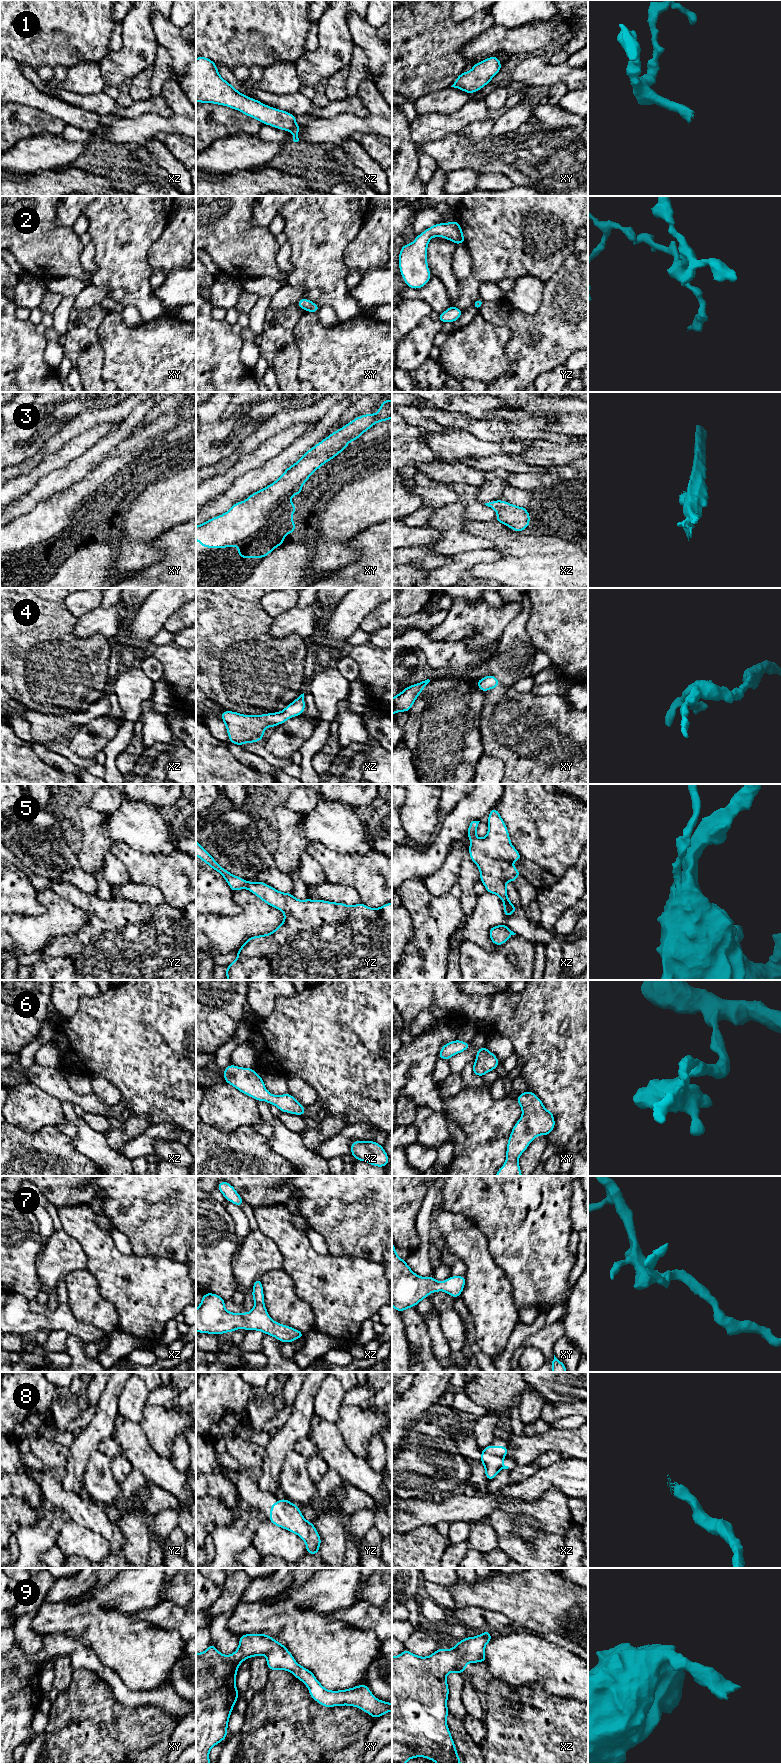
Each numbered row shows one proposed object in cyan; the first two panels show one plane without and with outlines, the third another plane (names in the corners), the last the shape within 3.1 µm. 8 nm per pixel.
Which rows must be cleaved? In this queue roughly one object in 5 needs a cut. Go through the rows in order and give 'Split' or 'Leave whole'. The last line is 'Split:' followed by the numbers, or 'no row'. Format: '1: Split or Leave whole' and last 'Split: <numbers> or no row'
1: Leave whole
2: Leave whole
3: Leave whole
4: Leave whole
5: Leave whole
6: Leave whole
7: Leave whole
8: Leave whole
9: Leave whole
Split: no row

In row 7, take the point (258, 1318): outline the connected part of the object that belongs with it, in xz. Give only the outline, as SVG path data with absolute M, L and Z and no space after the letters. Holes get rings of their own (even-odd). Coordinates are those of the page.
M261 1279L254 1281L252 1297L255 1305L250 1312L232 1313L225 1309L225 1300L219 1295L203 1294L201 1303L196 1309L196 1331L220 1335L240 1328L247 1331L258 1330L284 1343L304 1338L305 1334L301 1331L271 1319L264 1304Z

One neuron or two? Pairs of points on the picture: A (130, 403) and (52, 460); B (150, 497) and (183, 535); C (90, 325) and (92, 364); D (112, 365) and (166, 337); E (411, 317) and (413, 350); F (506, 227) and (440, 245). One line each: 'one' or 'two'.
A: two
B: two
C: one
D: one
E: two
F: two

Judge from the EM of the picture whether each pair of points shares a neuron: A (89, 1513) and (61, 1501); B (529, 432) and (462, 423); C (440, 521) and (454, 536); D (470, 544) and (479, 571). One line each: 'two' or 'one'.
A: one
B: one
C: one
D: two

